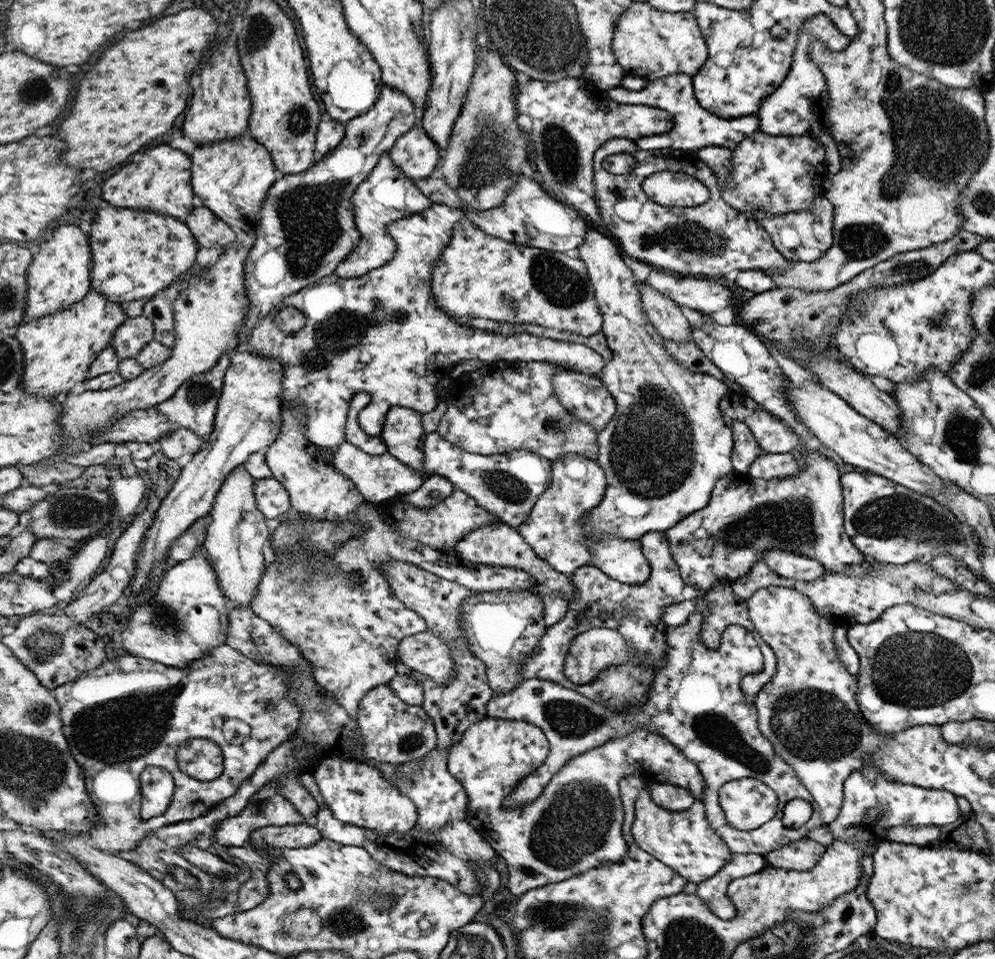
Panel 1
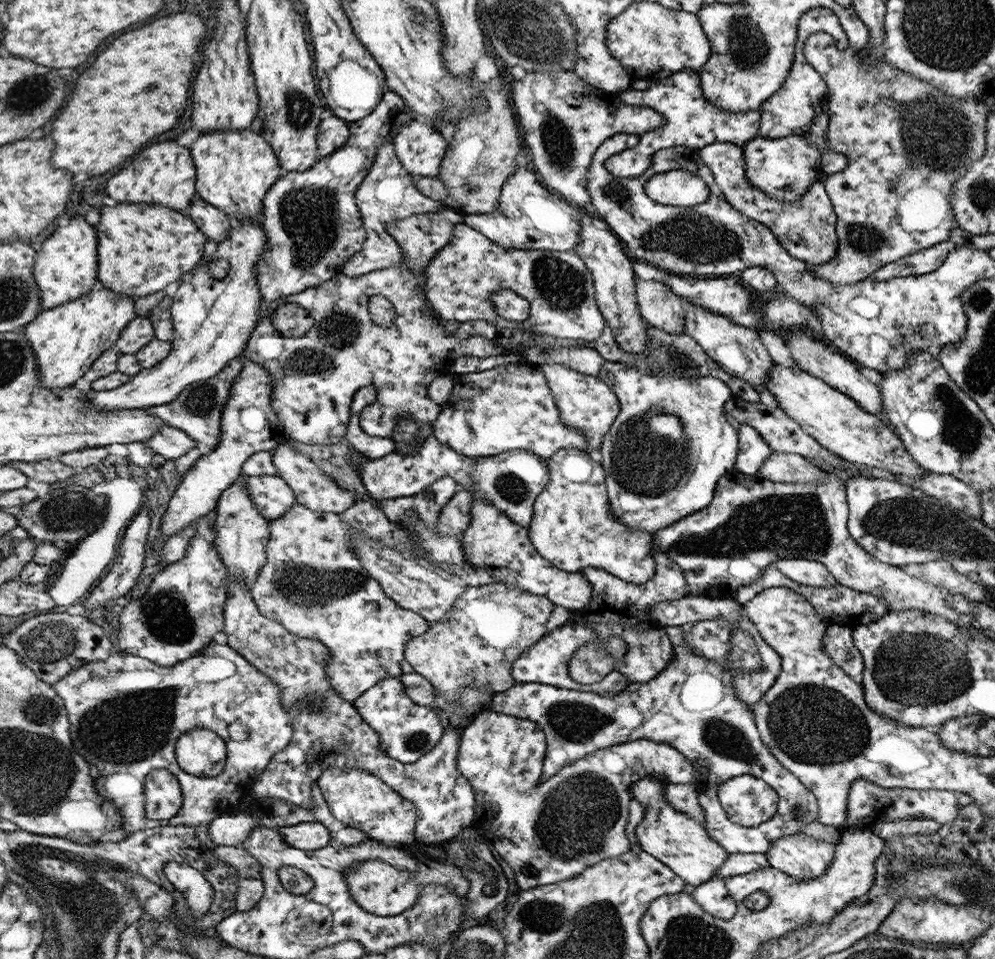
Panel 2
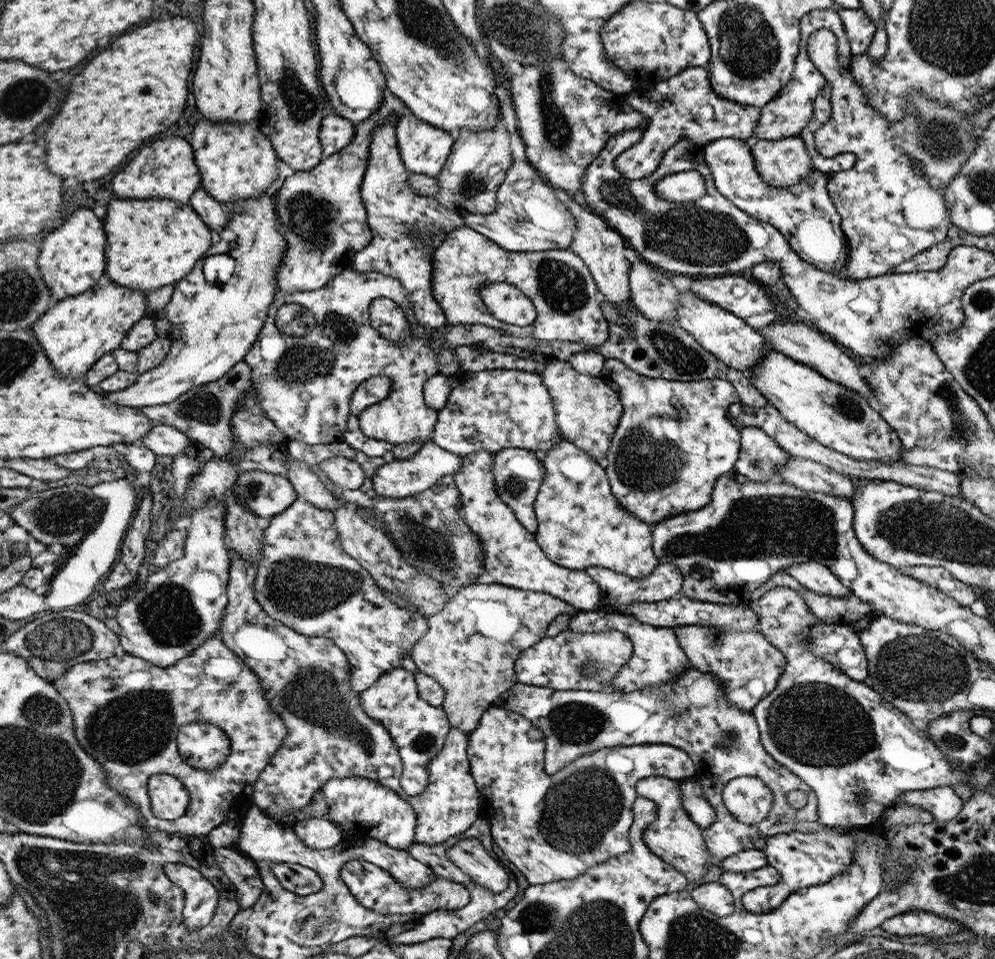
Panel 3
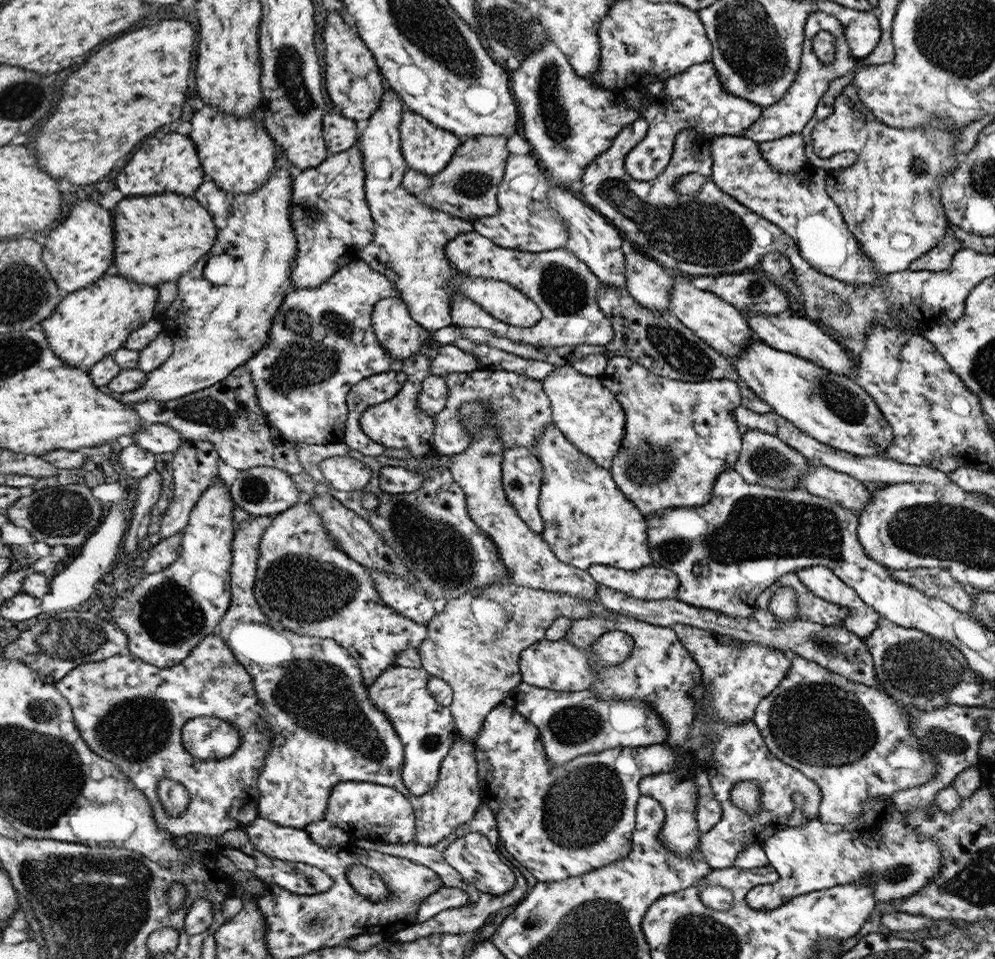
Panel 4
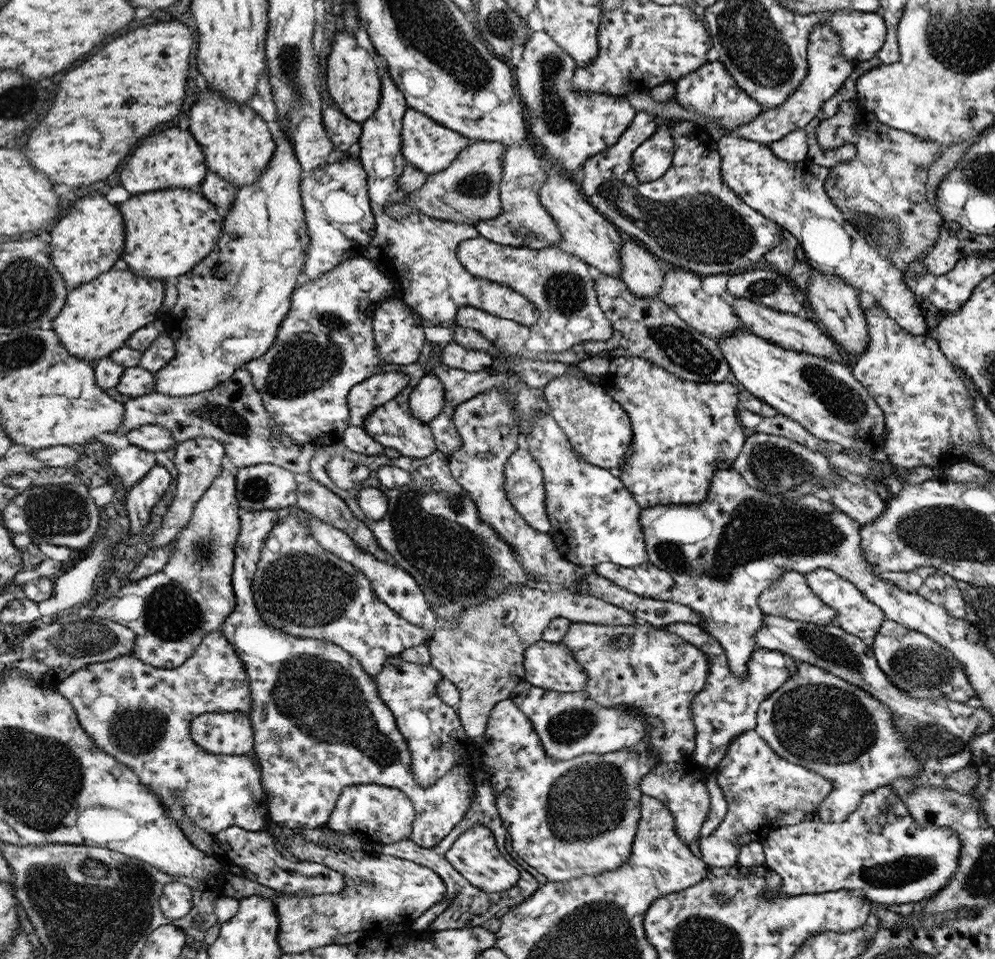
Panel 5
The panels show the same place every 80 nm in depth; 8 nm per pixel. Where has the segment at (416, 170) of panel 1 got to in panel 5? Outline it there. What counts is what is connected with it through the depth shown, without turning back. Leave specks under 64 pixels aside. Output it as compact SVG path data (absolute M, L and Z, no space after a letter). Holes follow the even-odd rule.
M412 108L405 112L401 128L401 148L404 151L405 161L427 175L449 168L471 142L469 137L454 132L454 129L446 128L444 124L438 124L423 112Z

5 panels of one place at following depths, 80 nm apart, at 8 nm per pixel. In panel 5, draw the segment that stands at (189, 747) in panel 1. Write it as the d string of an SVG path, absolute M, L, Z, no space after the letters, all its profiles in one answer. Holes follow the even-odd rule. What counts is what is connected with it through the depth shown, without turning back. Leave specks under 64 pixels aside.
M210 712L197 716L192 720L192 737L197 746L208 754L256 755L253 727L246 712Z

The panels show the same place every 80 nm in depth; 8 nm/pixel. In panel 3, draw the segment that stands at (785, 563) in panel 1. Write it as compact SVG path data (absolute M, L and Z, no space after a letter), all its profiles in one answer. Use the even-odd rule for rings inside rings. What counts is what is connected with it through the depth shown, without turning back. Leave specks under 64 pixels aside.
M818 562L794 564L790 568L786 566L785 572L811 591L826 596L845 599L852 593L845 584L842 584L840 578L834 576L825 565L818 564Z

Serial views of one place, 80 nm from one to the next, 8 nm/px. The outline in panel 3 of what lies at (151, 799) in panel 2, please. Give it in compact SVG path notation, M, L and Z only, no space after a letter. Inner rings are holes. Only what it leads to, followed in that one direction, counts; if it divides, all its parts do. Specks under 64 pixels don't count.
M158 774L150 780L154 814L158 818L173 821L180 818L189 807L190 794L177 777Z

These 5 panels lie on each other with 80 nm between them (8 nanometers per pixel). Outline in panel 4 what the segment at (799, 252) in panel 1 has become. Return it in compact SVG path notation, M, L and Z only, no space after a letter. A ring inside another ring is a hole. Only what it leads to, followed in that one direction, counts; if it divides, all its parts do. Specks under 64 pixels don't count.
M719 136L708 142L713 150L714 168L710 176L716 184L720 185L726 193L733 196L737 202L758 213L758 216L765 217L779 225L783 232L789 233L800 248L800 253L809 261L818 272L826 273L836 280L843 280L855 285L875 285L880 279L885 279L885 272L877 272L876 265L861 248L860 241L853 235L848 224L842 219L842 213L838 206L826 193L826 178L829 171L806 164L800 171L777 172L770 166L769 160L765 158L763 150L756 141L749 138L737 136Z

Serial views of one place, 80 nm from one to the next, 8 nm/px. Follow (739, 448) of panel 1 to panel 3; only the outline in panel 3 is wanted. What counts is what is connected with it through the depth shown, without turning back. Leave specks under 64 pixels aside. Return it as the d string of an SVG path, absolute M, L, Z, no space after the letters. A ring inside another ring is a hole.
M742 427L742 448L734 470L753 481L776 481L777 468L790 454L783 452L775 440L756 427Z

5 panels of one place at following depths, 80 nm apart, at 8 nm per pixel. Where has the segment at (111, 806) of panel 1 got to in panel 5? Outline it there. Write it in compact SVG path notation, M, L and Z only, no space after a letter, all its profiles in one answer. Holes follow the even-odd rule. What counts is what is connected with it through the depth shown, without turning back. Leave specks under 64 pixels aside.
M220 631L208 633L205 639L201 641L201 645L195 649L193 654L190 655L190 658L186 660L184 664L181 664L180 667L171 669L158 668L157 666L148 664L145 660L138 658L134 654L85 666L72 676L65 678L58 685L59 691L73 701L73 705L77 708L82 726L89 732L89 735L96 741L96 744L102 750L109 752L124 764L131 766L134 772L137 772L140 779L142 779L142 783L149 786L152 790L155 790L155 793L163 800L163 803L169 808L170 818L178 822L178 825L182 818L191 818L193 819L193 824L198 826L198 828L202 828L202 830L213 835L221 830L230 828L230 826L239 826L249 831L260 831L266 828L266 824L269 822L267 808L268 798L266 798L265 791L262 788L261 763L260 760L257 759L257 755L251 757L250 755L208 754L197 746L197 743L193 741L192 737L192 720L196 719L197 716L210 712L246 712L249 714L251 706L253 706L250 679L248 673L245 671L244 662L241 660L241 657L237 655L237 651L234 649L234 646L230 644L229 638L226 638L224 633Z

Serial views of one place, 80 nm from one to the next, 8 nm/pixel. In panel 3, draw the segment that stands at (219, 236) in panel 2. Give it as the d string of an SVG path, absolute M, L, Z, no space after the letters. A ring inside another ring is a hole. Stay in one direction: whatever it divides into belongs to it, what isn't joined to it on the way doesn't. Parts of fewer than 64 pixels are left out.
M203 188L194 192L189 205L212 230L220 230L229 223L230 211L226 204L214 200Z

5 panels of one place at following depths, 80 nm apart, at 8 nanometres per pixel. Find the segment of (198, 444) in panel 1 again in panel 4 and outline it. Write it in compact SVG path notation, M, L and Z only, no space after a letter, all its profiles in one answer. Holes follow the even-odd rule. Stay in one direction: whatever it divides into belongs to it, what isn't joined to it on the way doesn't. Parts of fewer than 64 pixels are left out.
M152 424L144 425L131 442L159 455L176 452L183 441L180 433L169 424Z

